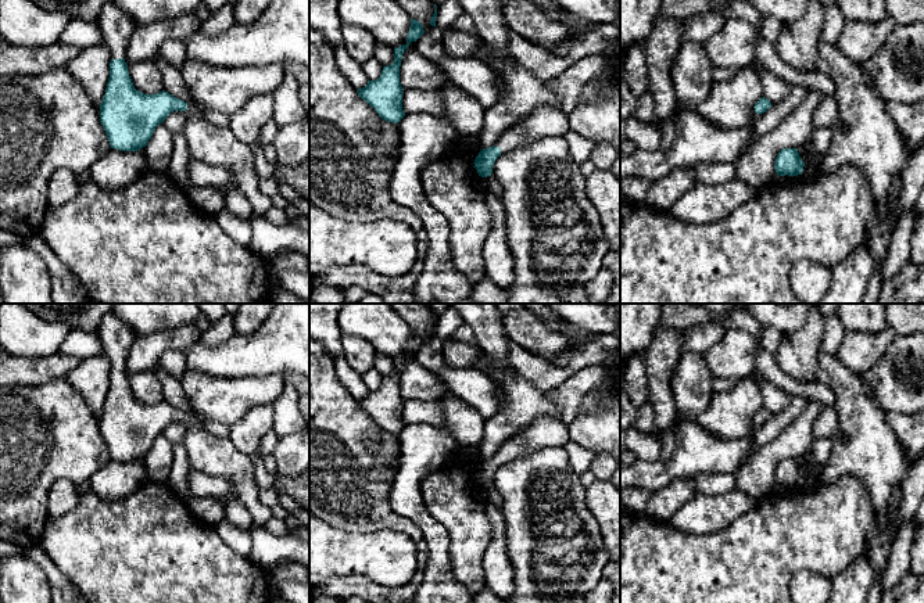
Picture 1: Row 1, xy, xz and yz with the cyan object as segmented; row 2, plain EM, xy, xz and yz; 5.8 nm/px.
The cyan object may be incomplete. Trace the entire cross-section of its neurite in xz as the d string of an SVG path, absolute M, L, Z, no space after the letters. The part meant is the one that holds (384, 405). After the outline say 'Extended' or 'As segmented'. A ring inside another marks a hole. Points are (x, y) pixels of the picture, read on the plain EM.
M411 329L411 338L404 356L394 359L394 373L383 377L382 385L376 391L369 391L358 406L363 409L379 427L387 432L398 434L405 423L402 420L402 396L400 394L400 377L404 362L411 352L416 352L425 344L423 335Z. As segmented

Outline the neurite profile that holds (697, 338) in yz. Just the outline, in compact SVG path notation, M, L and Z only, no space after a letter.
M719 322L694 324L681 330L683 352L702 353L710 347L719 344L724 337L726 329Z

